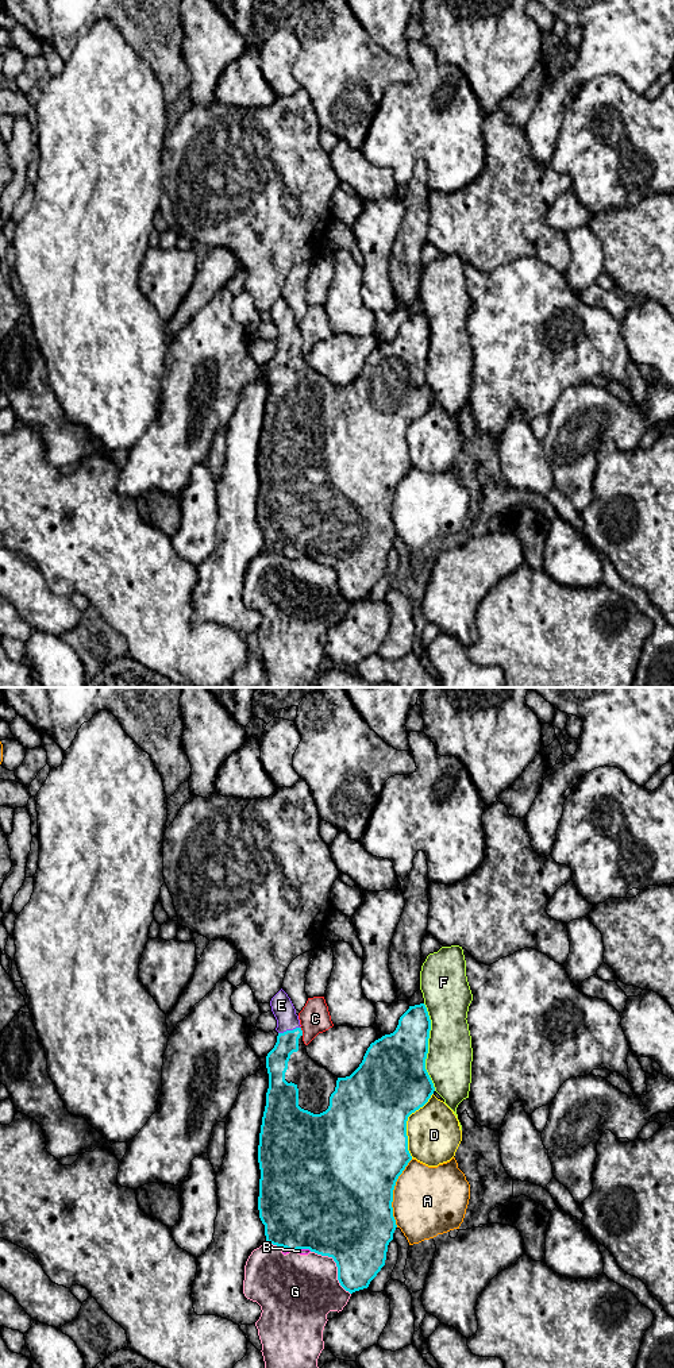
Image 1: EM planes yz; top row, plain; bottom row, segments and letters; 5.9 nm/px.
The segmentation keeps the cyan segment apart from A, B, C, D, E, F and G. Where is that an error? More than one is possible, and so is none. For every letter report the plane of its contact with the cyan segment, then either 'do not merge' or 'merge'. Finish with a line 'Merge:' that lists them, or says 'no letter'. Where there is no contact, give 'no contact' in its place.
A: yz | do not merge
B: yz | do not merge
C: yz | do not merge
D: yz | do not merge
E: yz | merge
F: yz | do not merge
G: yz | do not merge
Merge: E

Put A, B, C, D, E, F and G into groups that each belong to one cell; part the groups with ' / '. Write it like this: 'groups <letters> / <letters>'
groups A / B G / C / D / E / F

